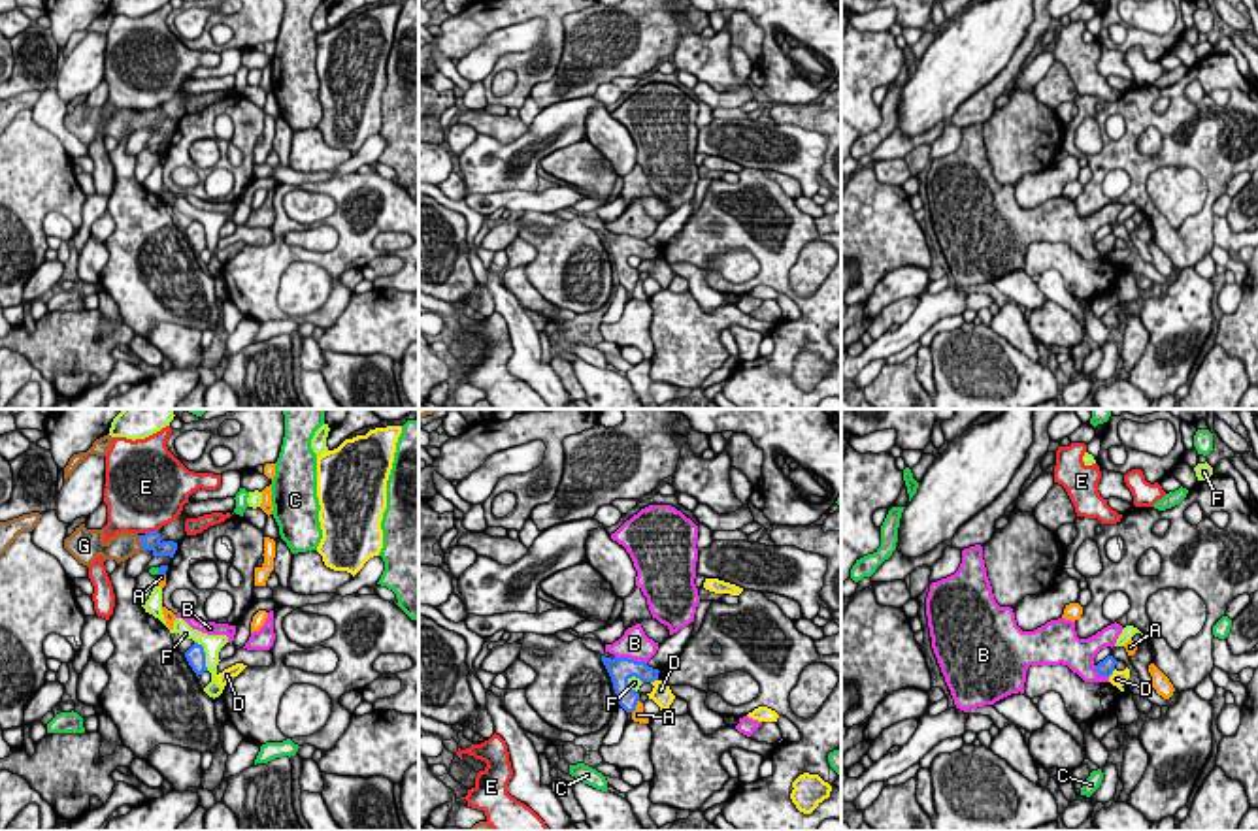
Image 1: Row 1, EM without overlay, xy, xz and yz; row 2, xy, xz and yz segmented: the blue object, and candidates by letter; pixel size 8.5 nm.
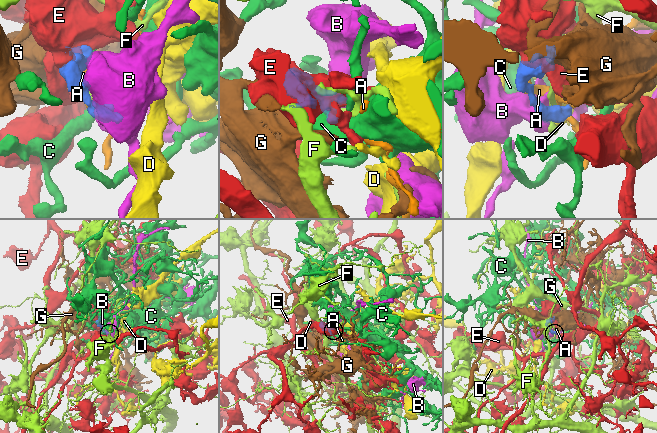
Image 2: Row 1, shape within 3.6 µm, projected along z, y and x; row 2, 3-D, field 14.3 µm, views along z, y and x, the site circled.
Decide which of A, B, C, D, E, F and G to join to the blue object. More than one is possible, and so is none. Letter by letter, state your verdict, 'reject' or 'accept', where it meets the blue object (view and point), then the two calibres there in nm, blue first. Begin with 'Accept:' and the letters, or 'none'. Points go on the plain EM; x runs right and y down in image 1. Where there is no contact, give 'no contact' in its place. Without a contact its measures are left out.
Accept: G
A: reject; contact xz (634, 285); calibres 160 and 120 nm
B: reject; contact xz (628, 236); calibres 200 and 240 nm
C: reject; contact xy (159, 149); calibres 70 and 60 nm
D: reject; contact yz (1111, 251); calibres 140 and 130 nm
E: reject; contact xy (151, 110); calibres 160 and 480 nm
F: reject; contact xy (204, 232); calibres 160 and 160 nm
G: accept; contact xy (140, 119); calibres 160 and 240 nm

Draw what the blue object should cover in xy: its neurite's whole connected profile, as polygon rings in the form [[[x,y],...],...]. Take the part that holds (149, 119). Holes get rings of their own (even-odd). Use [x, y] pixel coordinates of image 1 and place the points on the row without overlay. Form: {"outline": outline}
{"outline": [[[85,102],[75,106],[75,109],[64,117],[64,126],[83,143],[91,143],[98,134],[104,138],[115,138],[117,141],[132,136],[141,128],[151,128],[153,134],[170,134],[174,136],[177,121],[162,119],[158,107],[145,113],[134,113],[121,109],[104,119],[102,107],[87,107]]]}

